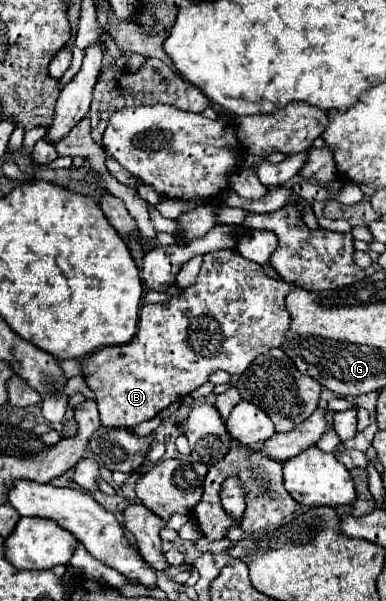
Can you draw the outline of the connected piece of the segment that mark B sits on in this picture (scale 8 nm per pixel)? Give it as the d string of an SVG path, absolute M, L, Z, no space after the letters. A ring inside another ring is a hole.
M211 251L205 255L203 263L209 263L209 273L207 267L201 265L195 283L181 289L177 297L167 303L141 307L137 333L129 343L103 347L81 361L83 377L97 397L95 401L99 405L103 425L135 427L153 419L169 403L207 383L211 371L223 369L229 375L241 375L257 355L263 355L285 341L285 333L289 331L285 297L291 289L295 289L295 285L271 279L257 263L243 259L237 251Z

